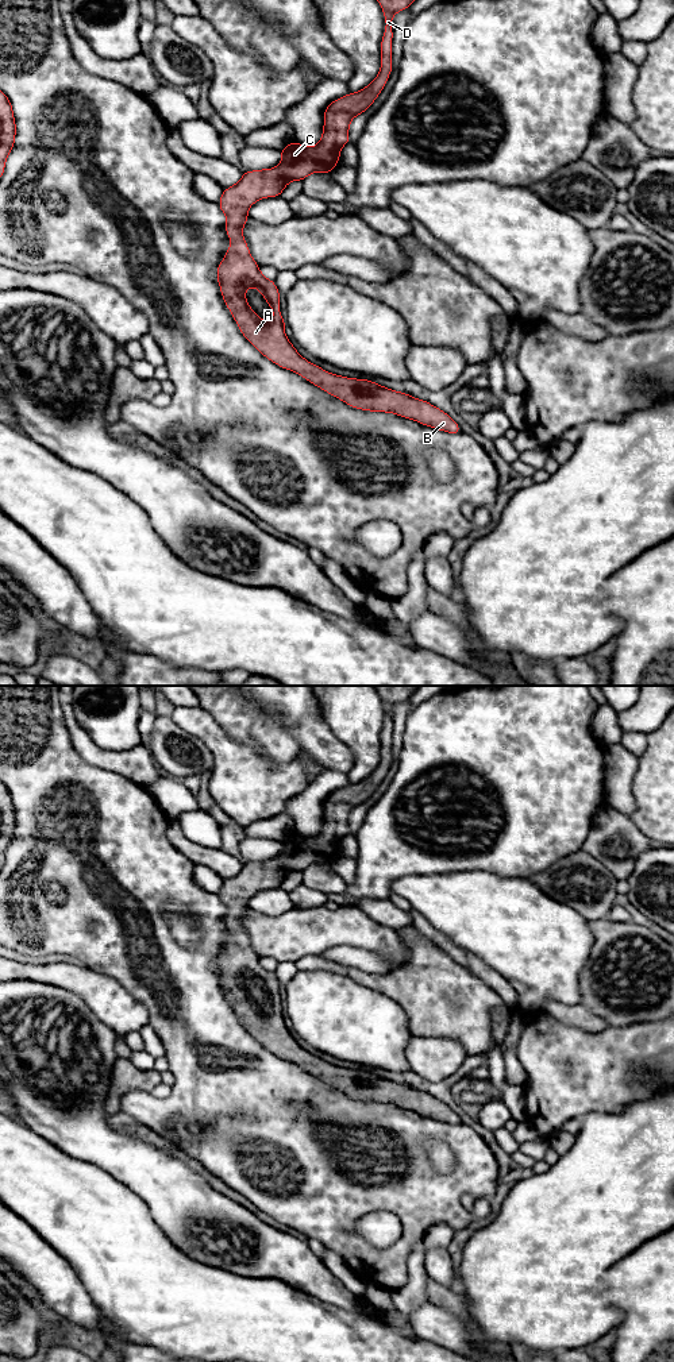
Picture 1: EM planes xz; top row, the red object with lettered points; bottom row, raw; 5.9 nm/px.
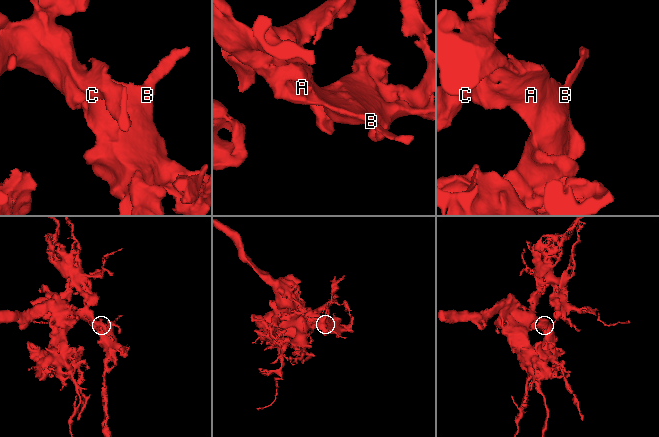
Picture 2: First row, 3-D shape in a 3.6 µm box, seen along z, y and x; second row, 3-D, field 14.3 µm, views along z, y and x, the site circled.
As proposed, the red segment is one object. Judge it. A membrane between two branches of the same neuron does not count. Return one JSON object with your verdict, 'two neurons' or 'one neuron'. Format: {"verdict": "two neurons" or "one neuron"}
{"verdict": "one neuron"}

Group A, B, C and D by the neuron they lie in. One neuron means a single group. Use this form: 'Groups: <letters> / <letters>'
Groups: A B C D

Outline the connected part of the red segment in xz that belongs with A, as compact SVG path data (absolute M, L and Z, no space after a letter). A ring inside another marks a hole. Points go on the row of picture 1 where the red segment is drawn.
M377 0L382 8L385 18L385 31L381 39L381 69L377 77L363 89L348 93L330 103L324 111L323 119L323 135L320 142L313 146L303 146L296 140L292 140L285 148L280 151L281 162L273 169L261 169L243 171L242 178L232 186L223 189L223 194L219 200L219 208L226 215L227 221L224 231L230 236L230 248L226 252L223 261L217 266L216 279L220 286L222 297L226 306L230 309L235 323L238 324L240 333L269 360L277 366L290 370L312 385L320 387L326 393L335 398L342 400L351 408L369 410L394 413L400 417L417 421L425 427L448 432L452 435L461 433L461 427L446 412L434 406L432 404L415 398L408 393L396 391L381 386L370 379L347 378L326 371L324 369L308 362L303 358L294 346L285 335L285 319L280 313L281 294L276 286L276 282L267 279L261 271L259 265L253 259L249 246L243 238L243 227L249 219L249 208L258 200L267 197L278 197L284 192L285 186L292 181L301 181L312 173L331 174L332 169L339 163L342 147L350 142L348 128L355 116L362 115L380 96L385 84L392 73L392 40L393 40L393 16L403 9L412 5L415 0ZM257 288L267 305L273 310L273 320L261 320L259 316L251 309L246 300L246 289Z

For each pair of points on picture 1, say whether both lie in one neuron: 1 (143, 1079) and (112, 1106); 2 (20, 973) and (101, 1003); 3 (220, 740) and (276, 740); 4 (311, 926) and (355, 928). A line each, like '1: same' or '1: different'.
1: same
2: same
3: different
4: same

